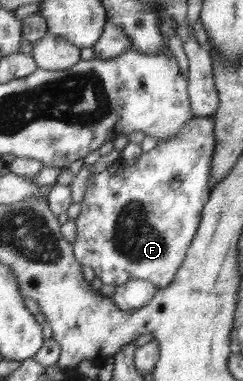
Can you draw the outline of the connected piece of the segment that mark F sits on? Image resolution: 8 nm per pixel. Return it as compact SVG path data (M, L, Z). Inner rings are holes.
M197 117L194 120L187 121L187 125L177 133L175 136L171 136L164 142L159 142L153 149L147 152L143 152L132 165L124 162L119 157L118 160L113 162L110 167L107 167L100 173L92 174L87 180L87 189L85 189L85 195L83 195L83 201L79 203L81 205L81 211L75 220L77 238L75 238L74 252L75 257L82 262L83 265L91 267L95 272L95 277L101 279L105 285L120 286L127 283L132 279L144 279L154 283L158 288L167 288L177 277L178 269L182 265L182 261L186 259L186 253L190 249L191 233L193 237L197 235L197 231L201 225L202 212L205 209L207 201L210 199L211 192L211 170L214 165L214 149L215 149L215 135L214 131L214 117Z

